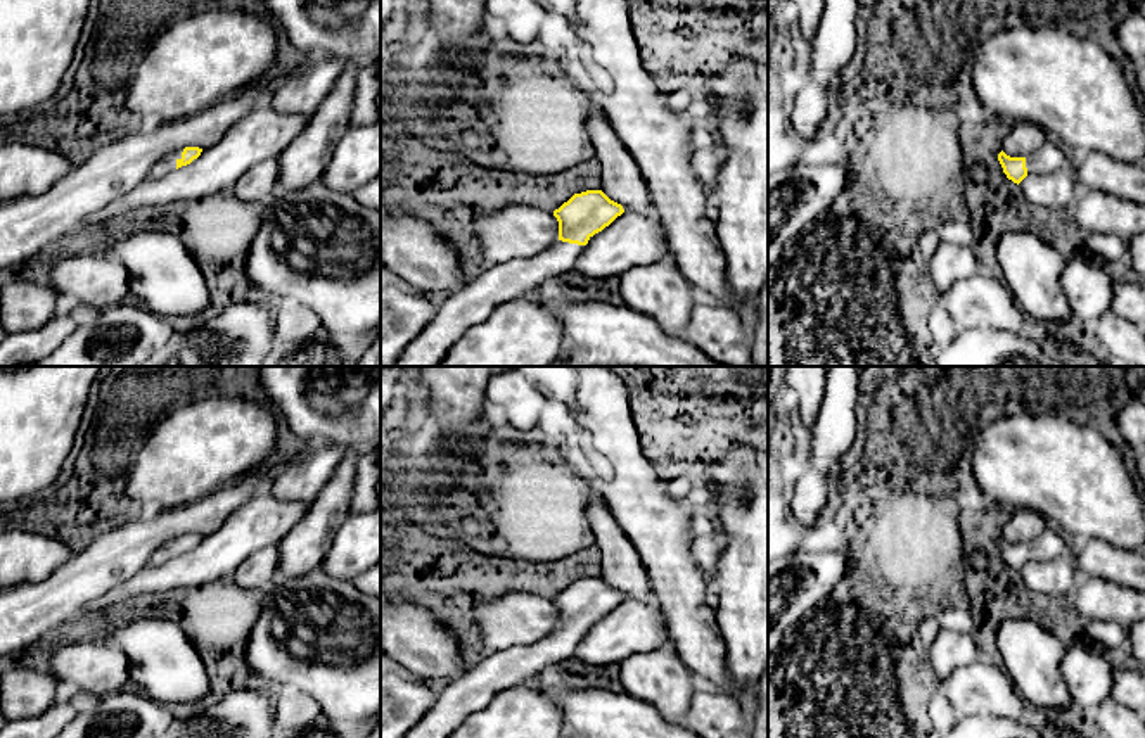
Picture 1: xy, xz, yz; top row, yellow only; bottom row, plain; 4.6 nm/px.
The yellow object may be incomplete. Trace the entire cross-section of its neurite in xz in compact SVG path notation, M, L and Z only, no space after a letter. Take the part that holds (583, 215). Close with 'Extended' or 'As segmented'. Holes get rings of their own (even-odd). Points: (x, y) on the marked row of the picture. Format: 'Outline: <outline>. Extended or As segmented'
Outline: M602 190L574 194L553 211L559 239L548 249L498 264L479 266L474 280L443 299L432 321L406 346L393 366L436 366L465 332L491 311L533 289L552 285L571 271L588 240L624 213Z. Extended

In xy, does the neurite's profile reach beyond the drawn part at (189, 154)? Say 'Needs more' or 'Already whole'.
Needs more

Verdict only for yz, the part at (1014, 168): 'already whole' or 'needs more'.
needs more

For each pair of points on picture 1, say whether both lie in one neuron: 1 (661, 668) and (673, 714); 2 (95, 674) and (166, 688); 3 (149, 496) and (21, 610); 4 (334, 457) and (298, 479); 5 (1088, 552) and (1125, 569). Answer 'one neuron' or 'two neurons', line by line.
1: one neuron
2: two neurons
3: two neurons
4: one neuron
5: one neuron

